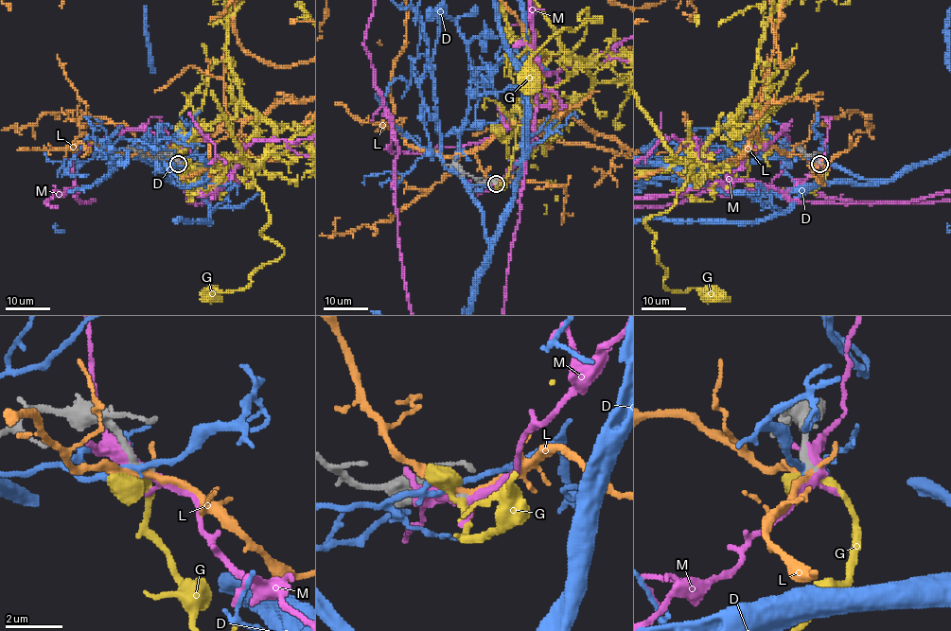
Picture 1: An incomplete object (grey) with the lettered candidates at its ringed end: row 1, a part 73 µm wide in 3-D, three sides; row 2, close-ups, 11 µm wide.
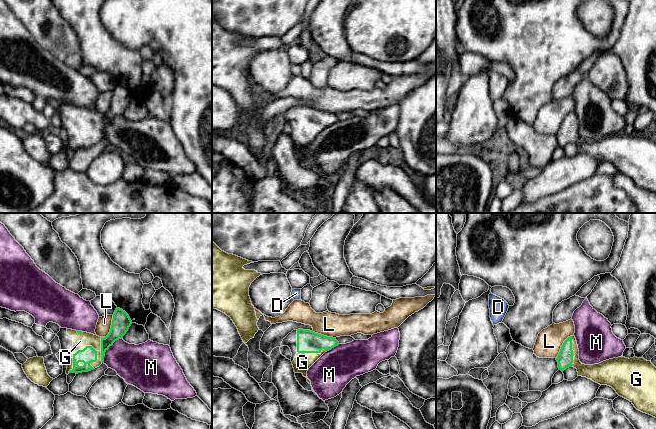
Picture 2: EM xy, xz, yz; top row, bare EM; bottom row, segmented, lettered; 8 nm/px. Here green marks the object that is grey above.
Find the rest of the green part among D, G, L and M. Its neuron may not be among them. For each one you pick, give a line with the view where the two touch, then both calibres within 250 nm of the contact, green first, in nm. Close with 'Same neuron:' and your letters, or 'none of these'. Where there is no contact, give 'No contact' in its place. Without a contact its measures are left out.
G: Touches green in xy. Thickness 120 nm (green) against 120 nm
Same neuron: G

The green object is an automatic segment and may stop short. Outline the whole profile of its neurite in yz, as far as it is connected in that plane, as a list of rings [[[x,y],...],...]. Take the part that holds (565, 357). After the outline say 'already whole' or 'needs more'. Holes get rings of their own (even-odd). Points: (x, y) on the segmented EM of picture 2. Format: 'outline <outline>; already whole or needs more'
outline [[[575,336],[568,337],[561,346],[556,358],[558,368],[562,372],[569,367],[577,369],[578,376],[586,377],[592,381],[612,387],[616,393],[629,400],[634,407],[656,418],[656,367],[644,358],[618,357],[603,361],[599,364],[585,365],[579,360],[579,349]]]; needs more

